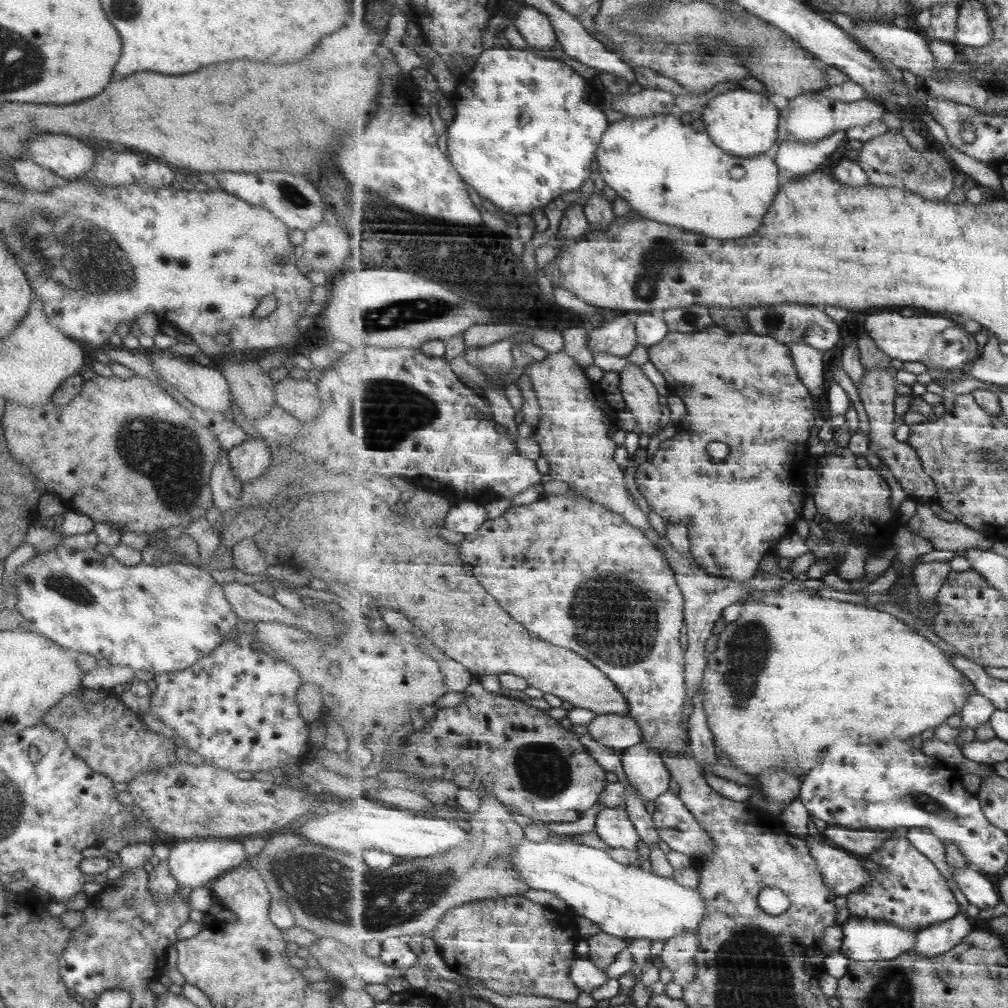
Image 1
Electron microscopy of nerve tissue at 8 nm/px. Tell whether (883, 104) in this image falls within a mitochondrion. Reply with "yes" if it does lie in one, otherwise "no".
no

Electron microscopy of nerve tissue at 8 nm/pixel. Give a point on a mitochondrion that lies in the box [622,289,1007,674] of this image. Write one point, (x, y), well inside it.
(771, 320)

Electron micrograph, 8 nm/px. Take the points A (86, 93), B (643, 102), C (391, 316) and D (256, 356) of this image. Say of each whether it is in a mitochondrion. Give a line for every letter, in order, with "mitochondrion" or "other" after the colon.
A: other
B: other
C: mitochondrion
D: other

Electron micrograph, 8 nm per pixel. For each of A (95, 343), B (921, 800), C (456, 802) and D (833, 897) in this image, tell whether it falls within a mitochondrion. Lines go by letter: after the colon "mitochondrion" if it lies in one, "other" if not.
A: other
B: mitochondrion
C: other
D: other

